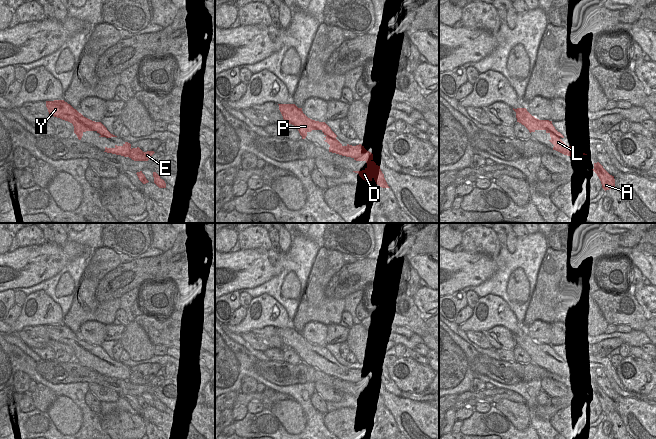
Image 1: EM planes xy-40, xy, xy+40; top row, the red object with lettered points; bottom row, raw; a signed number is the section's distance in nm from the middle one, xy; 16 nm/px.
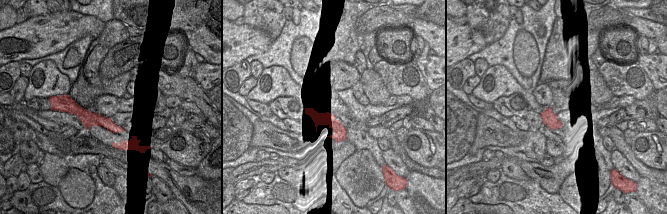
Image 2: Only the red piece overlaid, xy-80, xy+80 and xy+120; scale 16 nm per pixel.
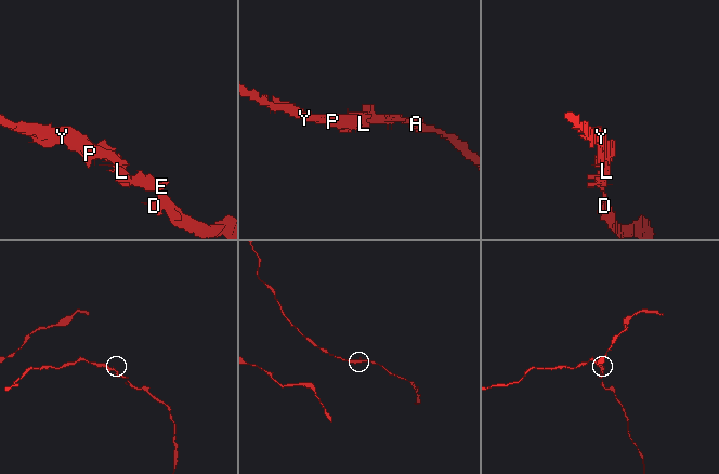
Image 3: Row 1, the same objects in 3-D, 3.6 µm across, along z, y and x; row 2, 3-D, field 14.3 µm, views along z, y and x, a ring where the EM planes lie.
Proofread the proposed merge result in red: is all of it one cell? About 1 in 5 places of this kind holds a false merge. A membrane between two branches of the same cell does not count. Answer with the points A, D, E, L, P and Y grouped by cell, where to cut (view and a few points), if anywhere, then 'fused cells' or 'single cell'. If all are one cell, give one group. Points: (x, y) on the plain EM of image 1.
A D / E L P Y; cut in xy along (366, 384), (370, 385); fused cells

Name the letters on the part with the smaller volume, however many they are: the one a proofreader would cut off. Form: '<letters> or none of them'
A, D

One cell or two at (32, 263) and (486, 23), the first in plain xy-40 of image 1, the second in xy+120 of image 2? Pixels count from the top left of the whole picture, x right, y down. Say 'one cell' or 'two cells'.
two cells

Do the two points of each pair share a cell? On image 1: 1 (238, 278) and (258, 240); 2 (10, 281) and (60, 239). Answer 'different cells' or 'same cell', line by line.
1: different cells
2: different cells

